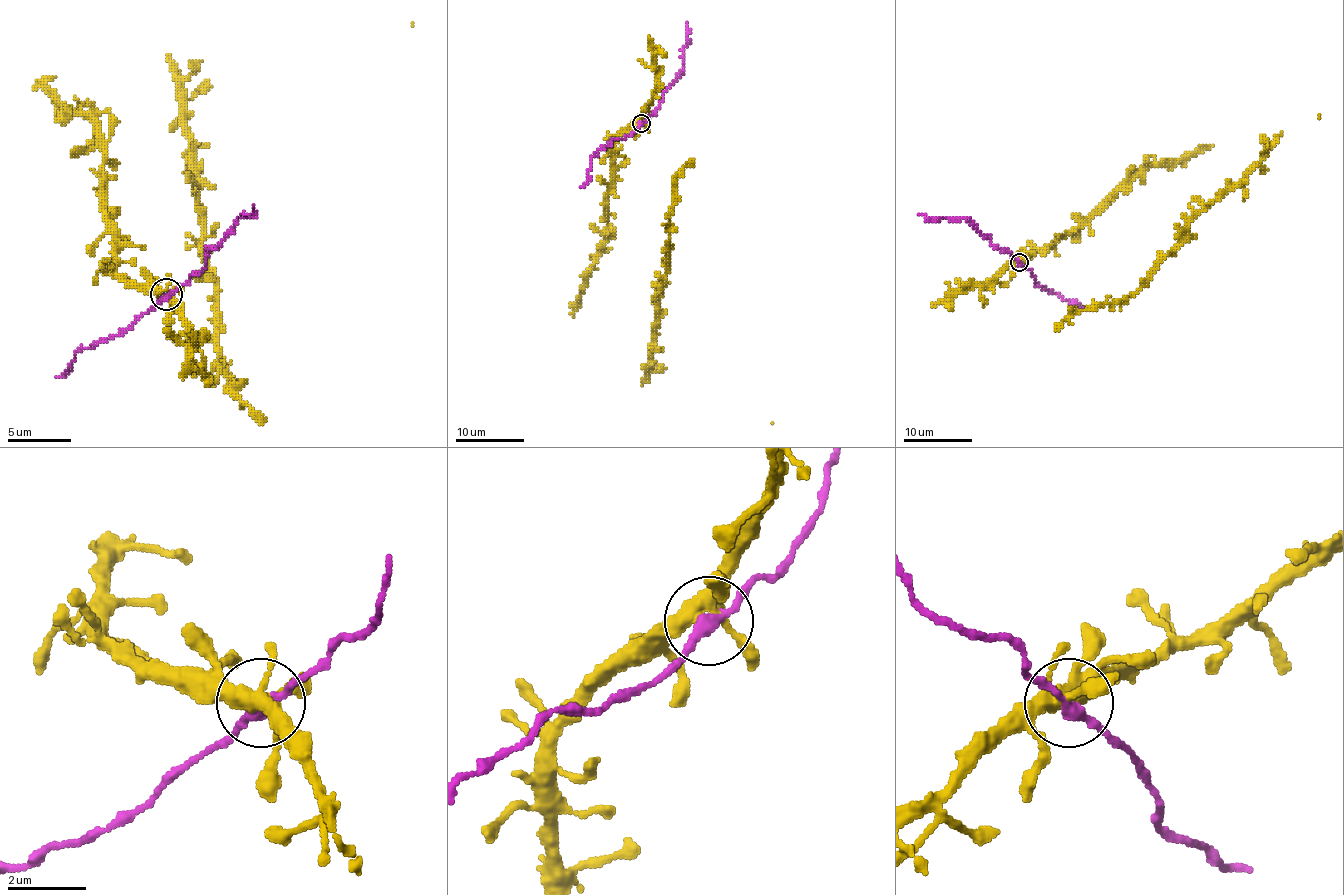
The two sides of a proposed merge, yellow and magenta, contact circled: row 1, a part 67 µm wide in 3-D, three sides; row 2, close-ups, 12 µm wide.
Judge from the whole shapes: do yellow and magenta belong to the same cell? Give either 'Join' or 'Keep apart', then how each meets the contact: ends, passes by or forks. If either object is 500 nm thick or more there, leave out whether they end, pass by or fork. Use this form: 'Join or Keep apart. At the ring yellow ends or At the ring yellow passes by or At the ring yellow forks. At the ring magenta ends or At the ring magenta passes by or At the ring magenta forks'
Join. At the ring yellow forks. At the ring magenta passes by

